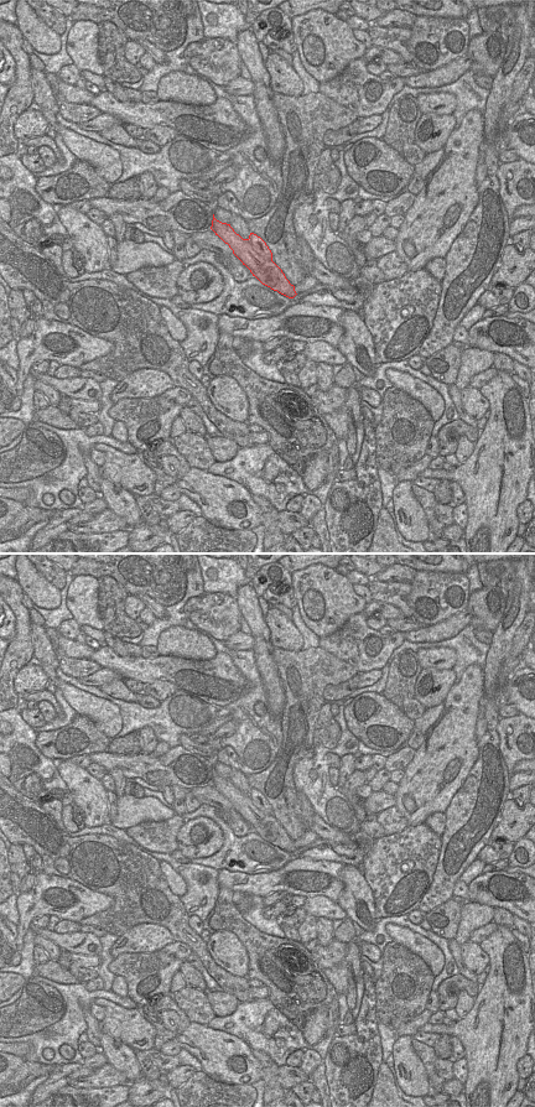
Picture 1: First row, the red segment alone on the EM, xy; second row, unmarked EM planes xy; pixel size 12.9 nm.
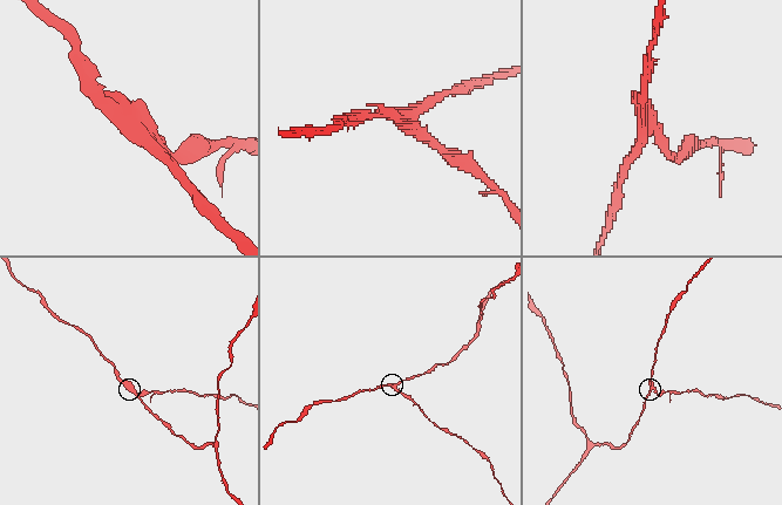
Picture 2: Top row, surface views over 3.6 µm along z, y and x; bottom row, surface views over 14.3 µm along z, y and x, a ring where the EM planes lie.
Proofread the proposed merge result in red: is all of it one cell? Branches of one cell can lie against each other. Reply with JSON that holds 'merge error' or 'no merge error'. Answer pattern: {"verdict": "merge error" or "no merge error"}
{"verdict": "merge error"}

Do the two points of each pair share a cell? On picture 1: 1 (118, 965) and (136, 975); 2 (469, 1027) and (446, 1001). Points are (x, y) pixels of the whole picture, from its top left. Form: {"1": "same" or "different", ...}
{"1": "same", "2": "different"}

